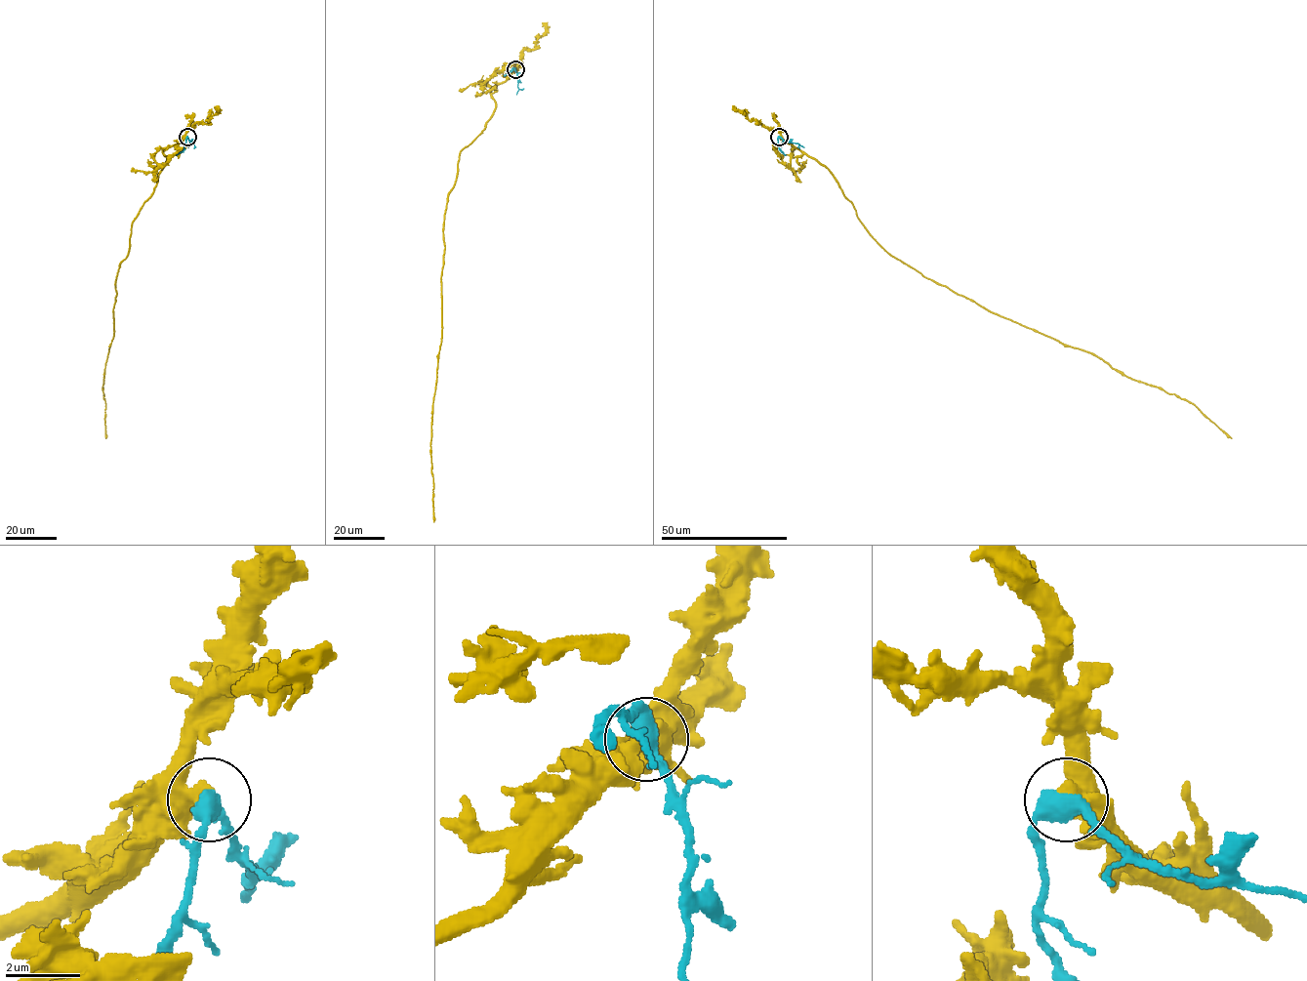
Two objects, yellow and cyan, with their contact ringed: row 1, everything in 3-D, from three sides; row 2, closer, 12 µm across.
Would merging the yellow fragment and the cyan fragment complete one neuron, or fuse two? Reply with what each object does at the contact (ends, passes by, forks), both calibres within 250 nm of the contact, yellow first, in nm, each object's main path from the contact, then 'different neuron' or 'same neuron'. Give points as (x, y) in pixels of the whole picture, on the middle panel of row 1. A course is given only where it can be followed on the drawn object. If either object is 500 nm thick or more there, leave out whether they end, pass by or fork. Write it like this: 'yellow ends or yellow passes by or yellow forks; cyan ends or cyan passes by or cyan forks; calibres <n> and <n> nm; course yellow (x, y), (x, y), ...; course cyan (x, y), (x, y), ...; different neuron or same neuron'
calibres 500 and 440 nm; course yellow (514, 69), (492, 89), (493, 115), (460, 151), (444, 216), (442, 338), (430, 451), (434, 521); course cyan (515, 69), (518, 88), (521, 90); different neuron

